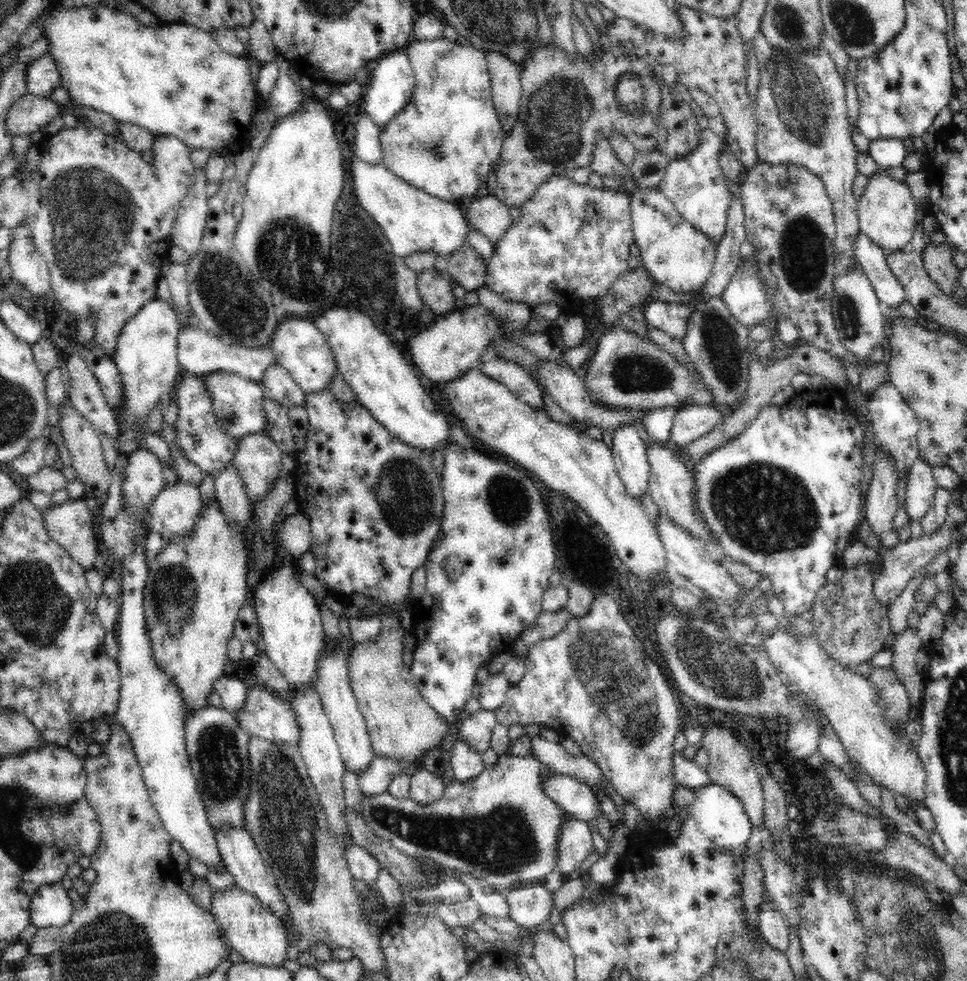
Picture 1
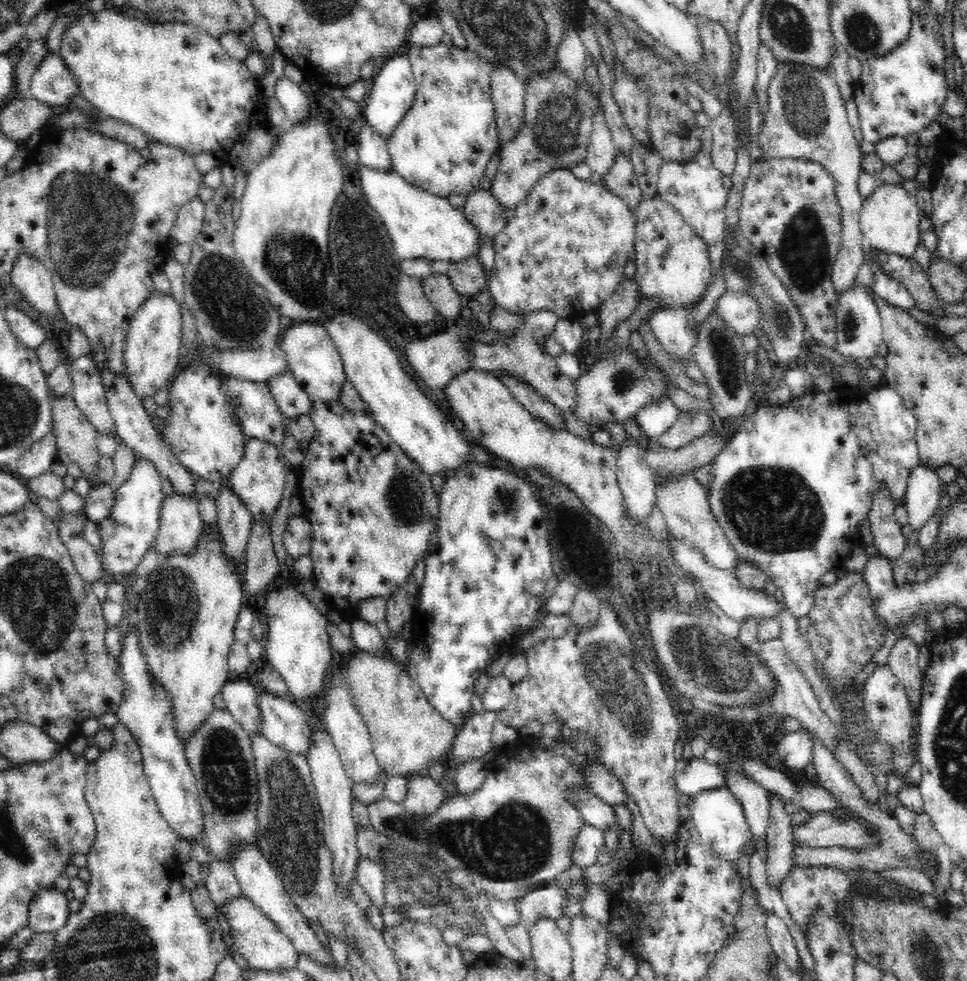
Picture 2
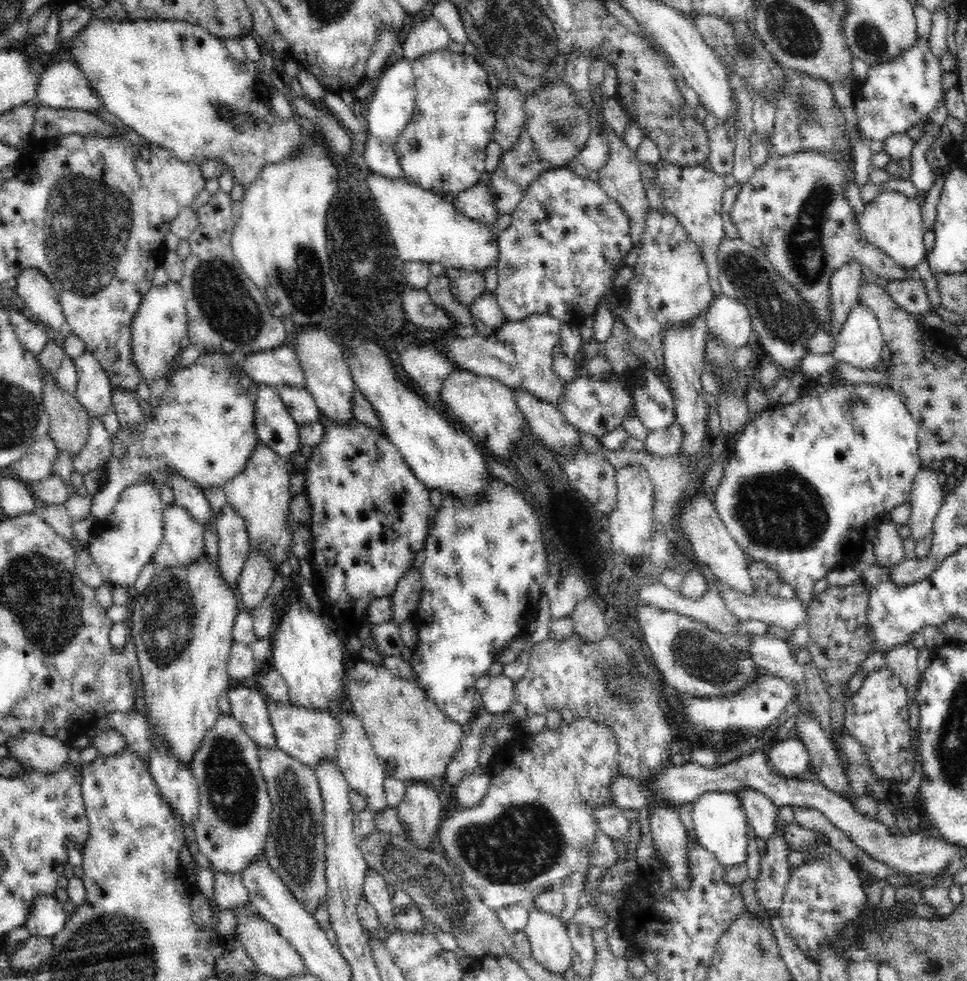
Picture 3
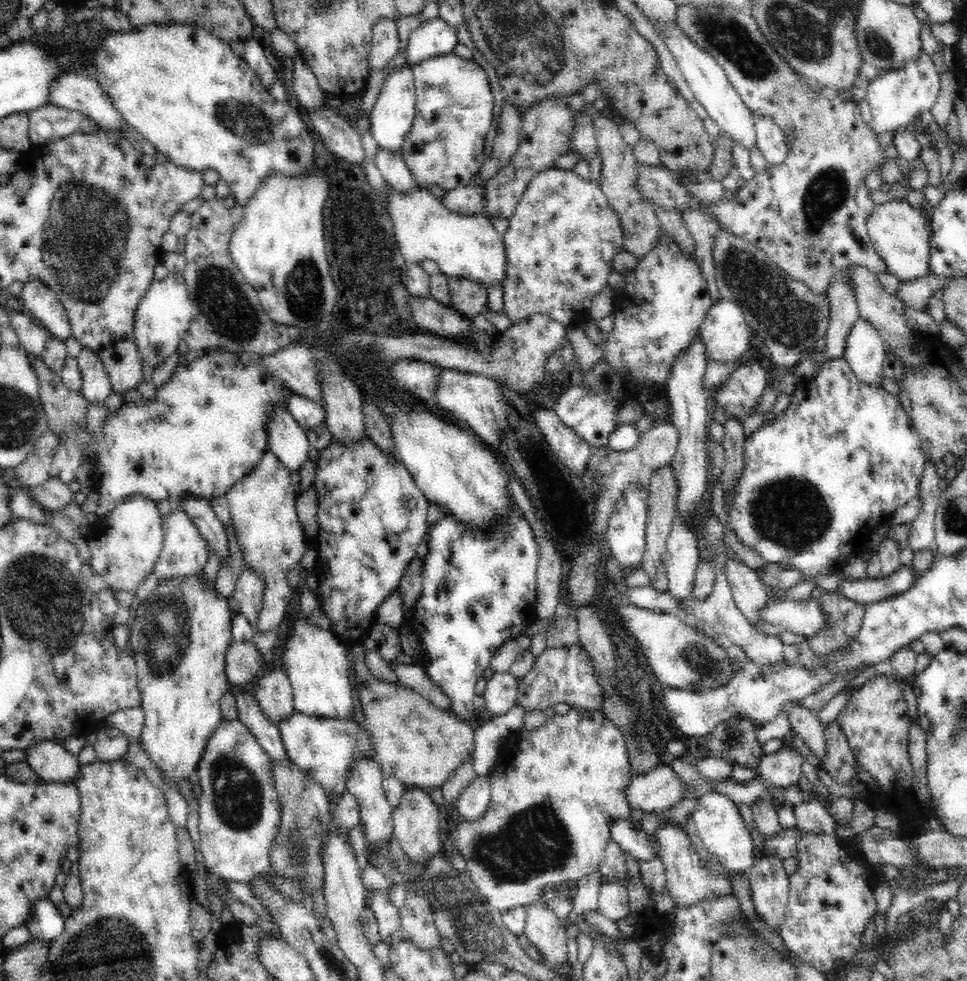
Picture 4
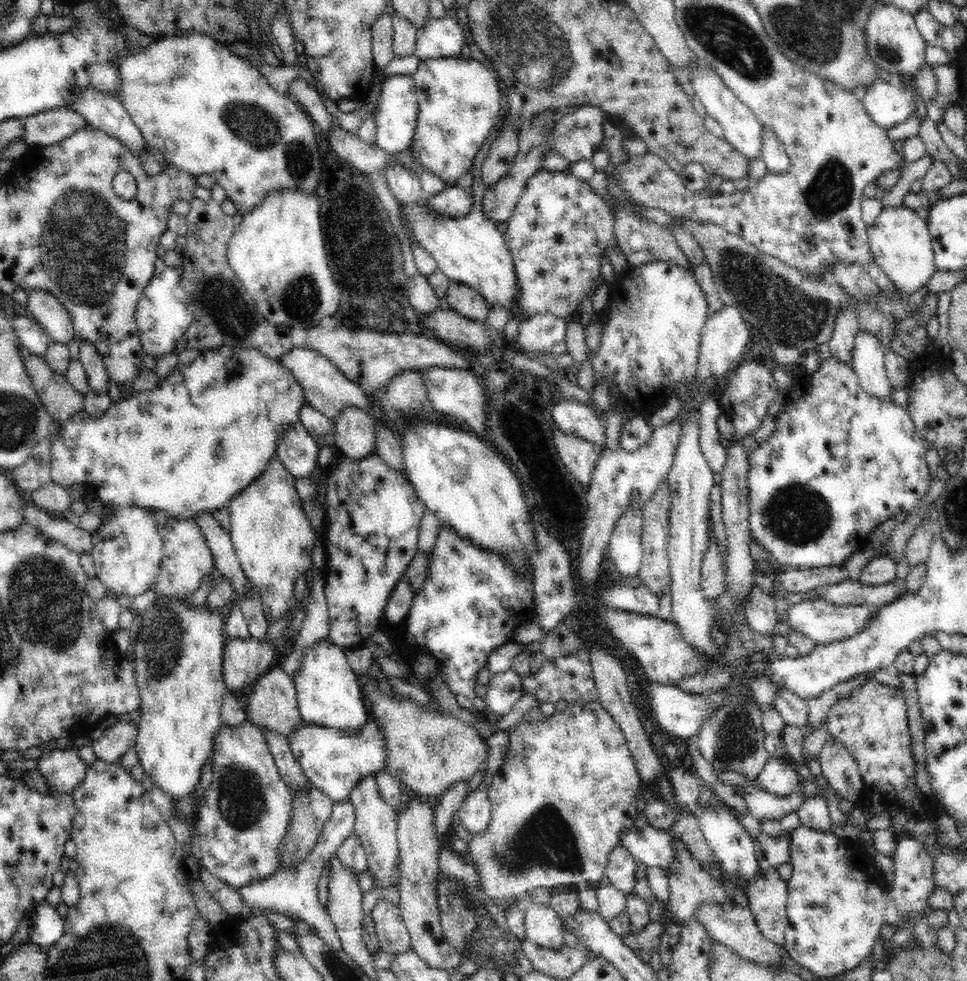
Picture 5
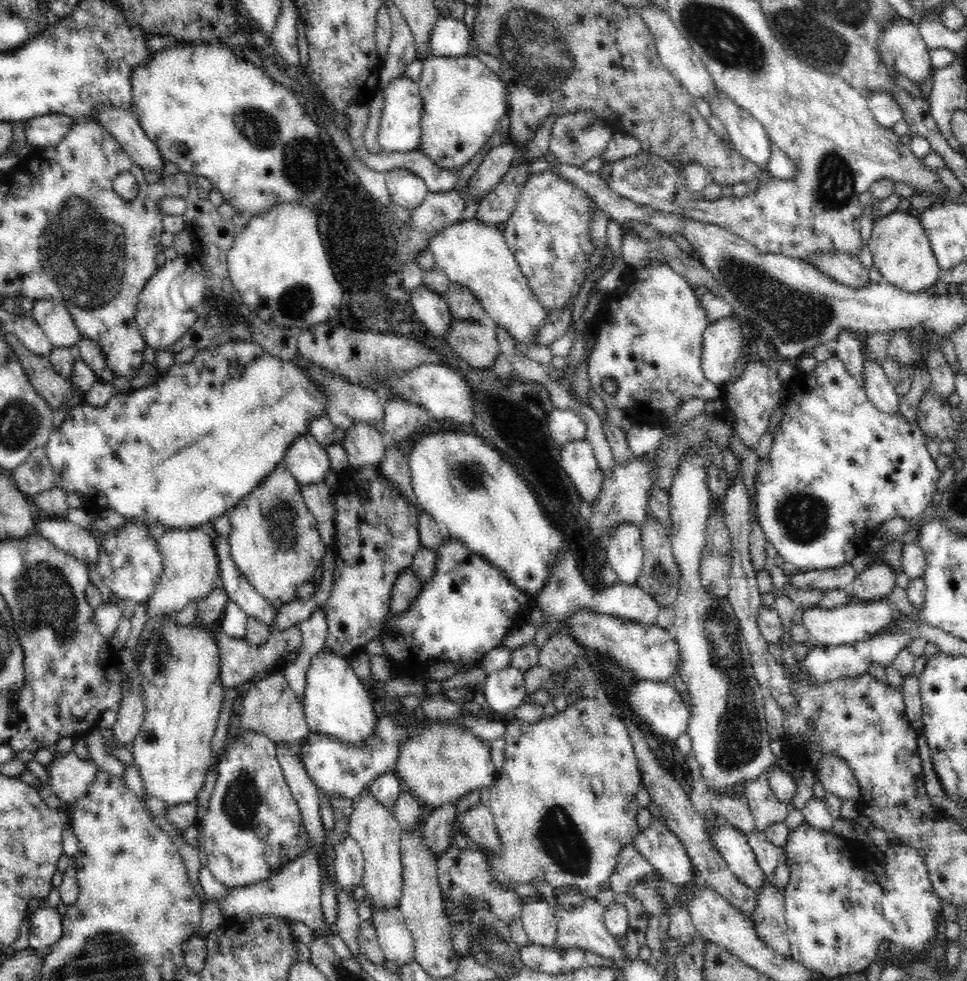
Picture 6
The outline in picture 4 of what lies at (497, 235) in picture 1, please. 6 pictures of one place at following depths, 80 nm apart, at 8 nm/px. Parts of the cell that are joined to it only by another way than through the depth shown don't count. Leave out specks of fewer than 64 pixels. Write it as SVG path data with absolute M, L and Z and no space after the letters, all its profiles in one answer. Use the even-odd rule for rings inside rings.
M473 183L467 186L460 186L446 192L440 198L440 202L445 209L453 214L460 215L487 215L484 202L485 188L476 186Z

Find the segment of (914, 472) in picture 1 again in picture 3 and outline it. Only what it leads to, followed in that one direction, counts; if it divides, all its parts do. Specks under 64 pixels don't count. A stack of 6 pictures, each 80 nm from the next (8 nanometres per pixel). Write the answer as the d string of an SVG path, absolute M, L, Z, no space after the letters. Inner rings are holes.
M923 467L911 484L911 516L907 525L915 542L933 532L933 524L946 492L938 482L937 471Z

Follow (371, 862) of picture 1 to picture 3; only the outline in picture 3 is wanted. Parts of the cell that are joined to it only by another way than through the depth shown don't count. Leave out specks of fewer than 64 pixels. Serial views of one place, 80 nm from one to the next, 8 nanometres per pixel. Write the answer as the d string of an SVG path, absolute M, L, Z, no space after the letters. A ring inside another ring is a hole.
M367 866L363 878L363 896L374 906L380 922L386 925L386 931L389 933L400 928L397 928L394 920L396 912L392 898L388 896L388 887L384 877L376 869Z

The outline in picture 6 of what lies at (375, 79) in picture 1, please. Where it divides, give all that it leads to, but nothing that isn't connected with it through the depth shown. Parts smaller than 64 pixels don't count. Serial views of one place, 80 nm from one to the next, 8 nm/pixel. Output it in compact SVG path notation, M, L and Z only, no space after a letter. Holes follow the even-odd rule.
M410 77L391 80L383 91L383 109L379 120L377 141L386 152L410 152L419 150L422 137L421 118L423 102L417 82Z

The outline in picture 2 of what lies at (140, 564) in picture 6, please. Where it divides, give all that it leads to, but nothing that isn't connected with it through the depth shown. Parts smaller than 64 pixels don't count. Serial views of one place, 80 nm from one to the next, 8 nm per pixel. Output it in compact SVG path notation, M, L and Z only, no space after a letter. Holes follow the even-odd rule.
M142 460L132 467L130 476L116 490L116 498L111 513L98 525L102 540L101 568L106 578L132 574L140 564L146 551L155 544L158 537L160 509L162 509L162 475L158 474L152 461Z

